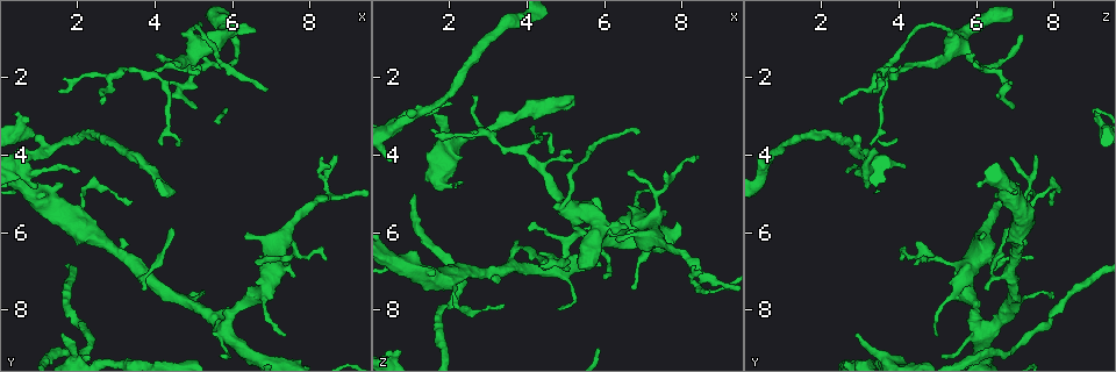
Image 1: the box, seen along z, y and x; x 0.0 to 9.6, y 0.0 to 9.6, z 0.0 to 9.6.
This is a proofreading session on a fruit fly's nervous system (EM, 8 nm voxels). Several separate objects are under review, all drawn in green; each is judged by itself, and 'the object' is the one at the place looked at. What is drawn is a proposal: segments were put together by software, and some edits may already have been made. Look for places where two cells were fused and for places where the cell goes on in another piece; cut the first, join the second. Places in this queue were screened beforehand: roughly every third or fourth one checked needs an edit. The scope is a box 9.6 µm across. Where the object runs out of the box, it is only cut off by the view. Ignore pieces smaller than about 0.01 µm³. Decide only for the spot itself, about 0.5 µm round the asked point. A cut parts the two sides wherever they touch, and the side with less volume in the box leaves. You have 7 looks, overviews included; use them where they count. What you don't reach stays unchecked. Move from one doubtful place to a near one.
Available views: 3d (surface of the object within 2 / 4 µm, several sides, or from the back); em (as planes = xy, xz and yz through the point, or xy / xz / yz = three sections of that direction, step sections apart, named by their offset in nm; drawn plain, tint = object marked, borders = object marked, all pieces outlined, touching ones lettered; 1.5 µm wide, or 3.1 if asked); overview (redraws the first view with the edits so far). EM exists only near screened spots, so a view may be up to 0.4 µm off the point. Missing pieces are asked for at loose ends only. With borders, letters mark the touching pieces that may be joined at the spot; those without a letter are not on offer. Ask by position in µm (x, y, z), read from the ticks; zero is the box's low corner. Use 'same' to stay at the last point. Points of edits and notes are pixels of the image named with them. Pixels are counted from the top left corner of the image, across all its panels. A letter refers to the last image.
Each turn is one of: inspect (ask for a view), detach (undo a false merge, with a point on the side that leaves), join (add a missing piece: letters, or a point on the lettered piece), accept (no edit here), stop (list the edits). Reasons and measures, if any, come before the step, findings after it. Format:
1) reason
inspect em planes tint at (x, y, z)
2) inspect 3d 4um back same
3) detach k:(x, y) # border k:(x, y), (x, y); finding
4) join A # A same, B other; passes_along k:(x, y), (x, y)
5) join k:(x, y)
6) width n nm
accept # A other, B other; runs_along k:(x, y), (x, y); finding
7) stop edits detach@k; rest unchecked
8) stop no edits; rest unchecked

thin end
inspect em xy step 4 borders at (8.40, 6.75, 4.05)

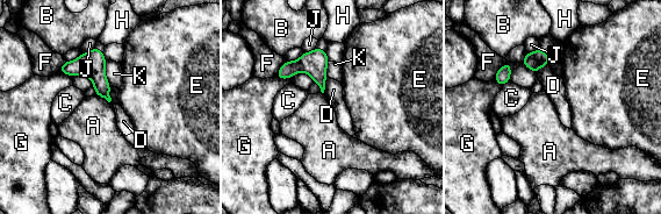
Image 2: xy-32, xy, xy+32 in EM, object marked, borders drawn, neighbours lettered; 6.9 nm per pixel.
accept # A other, B other, C other, D other, E other, F other, G other, H other, J other, K other; border 2:(95, 93), (109, 102); no lettered piece goes on from it

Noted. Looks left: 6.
inspect em planes borders at (5.95, 0.70, 5.90)

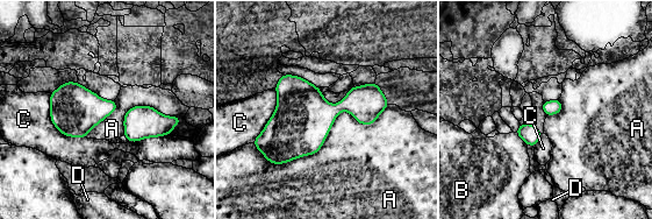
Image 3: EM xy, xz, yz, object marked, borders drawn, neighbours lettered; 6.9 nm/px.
accept # A other, B other, C other, D other; border 3:(391, 105), (252, 143); one cell here

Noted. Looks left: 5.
free end
inspect em 3.1um planes borders at (1.65, 8.55, 2.95)

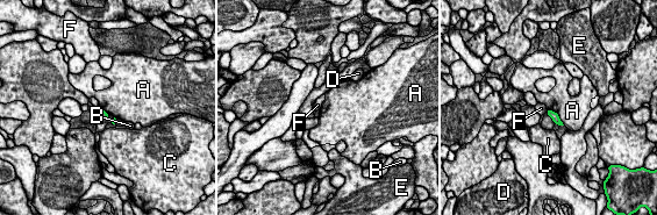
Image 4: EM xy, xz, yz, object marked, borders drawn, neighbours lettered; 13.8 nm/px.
accept # A other, B other, C other, D other, E other, F other; no lettered piece goes on from it

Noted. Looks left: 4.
stop no edits; rest unchecked

